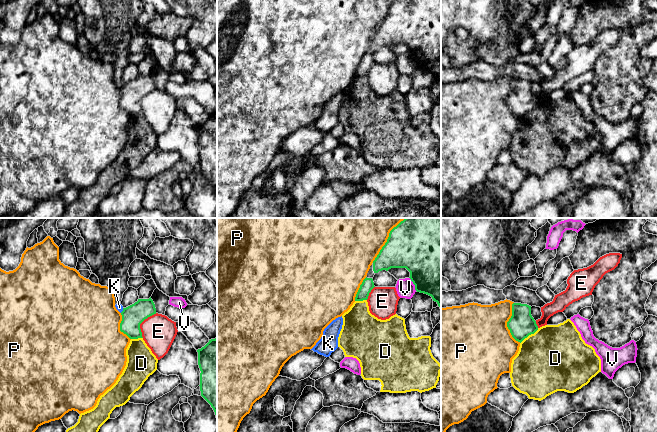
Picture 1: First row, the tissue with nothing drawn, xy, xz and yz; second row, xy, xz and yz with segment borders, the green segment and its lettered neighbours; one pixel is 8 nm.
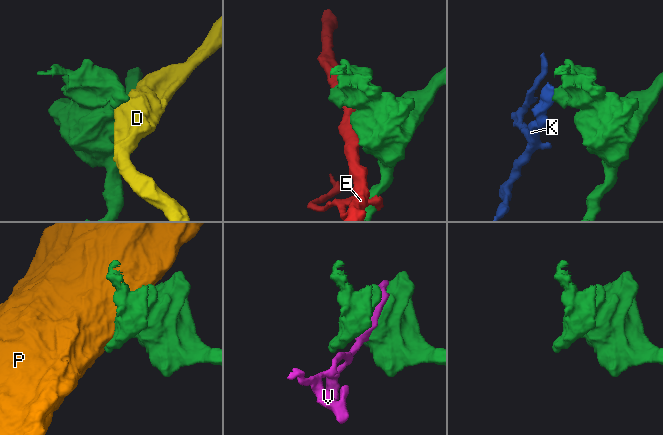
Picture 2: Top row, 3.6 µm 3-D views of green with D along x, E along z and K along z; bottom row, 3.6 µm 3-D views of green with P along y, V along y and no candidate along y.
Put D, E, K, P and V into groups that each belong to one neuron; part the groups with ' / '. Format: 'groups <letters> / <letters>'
groups D / E / K / P / V

